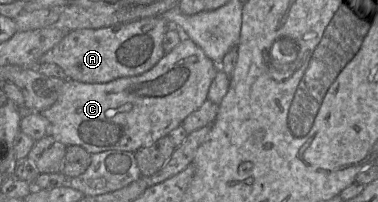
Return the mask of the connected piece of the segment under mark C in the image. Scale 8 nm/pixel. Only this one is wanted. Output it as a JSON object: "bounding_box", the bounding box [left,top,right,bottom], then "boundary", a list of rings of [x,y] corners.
{"bounding_box":[40,37,218,154],"boundary":[[[183,37],[178,45],[176,45],[169,53],[166,53],[158,63],[150,70],[136,76],[122,77],[114,79],[107,83],[83,83],[72,79],[65,80],[65,84],[62,88],[62,93],[58,97],[57,101],[48,109],[44,110],[40,114],[49,121],[49,135],[54,137],[57,141],[61,142],[65,146],[77,145],[84,148],[90,154],[100,153],[109,150],[123,150],[136,152],[140,148],[153,144],[158,139],[168,135],[173,129],[180,126],[184,119],[200,108],[204,101],[208,99],[208,90],[210,84],[214,80],[218,67],[211,59],[209,59],[204,51],[195,44],[191,39]]]}

